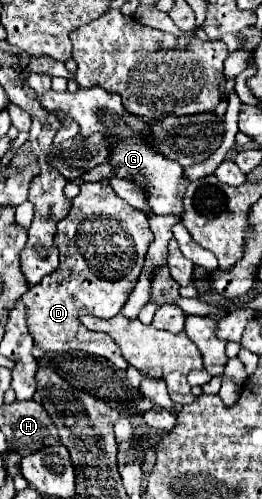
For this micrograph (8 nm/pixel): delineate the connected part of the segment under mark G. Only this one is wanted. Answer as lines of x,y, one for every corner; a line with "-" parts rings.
92,86
92,88
78,88
76,92
54,92
48,90
44,96
38,96
40,104
48,108
48,112
58,114
64,112
68,114
74,122
80,126
80,134
84,138
92,136
94,132
102,132
110,140
110,156
108,164
114,170
114,176
122,180
130,180
138,184
148,200
148,206
156,214
172,214
182,218
184,214
184,194
188,186
188,178
184,176
184,168
178,162
172,162
158,150
150,146
150,140
142,132
150,132
150,124
144,122
140,116
128,114
126,108
122,106
122,100
118,94
106,92
102,86

